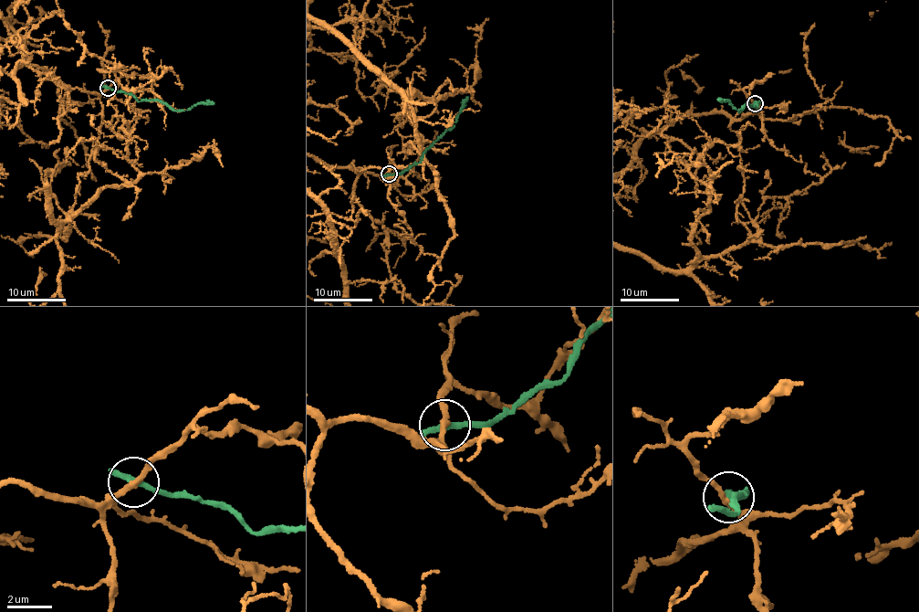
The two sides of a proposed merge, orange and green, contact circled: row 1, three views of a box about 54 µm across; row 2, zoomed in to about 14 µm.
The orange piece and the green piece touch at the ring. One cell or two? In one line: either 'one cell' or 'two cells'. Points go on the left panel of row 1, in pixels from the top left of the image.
two cells

